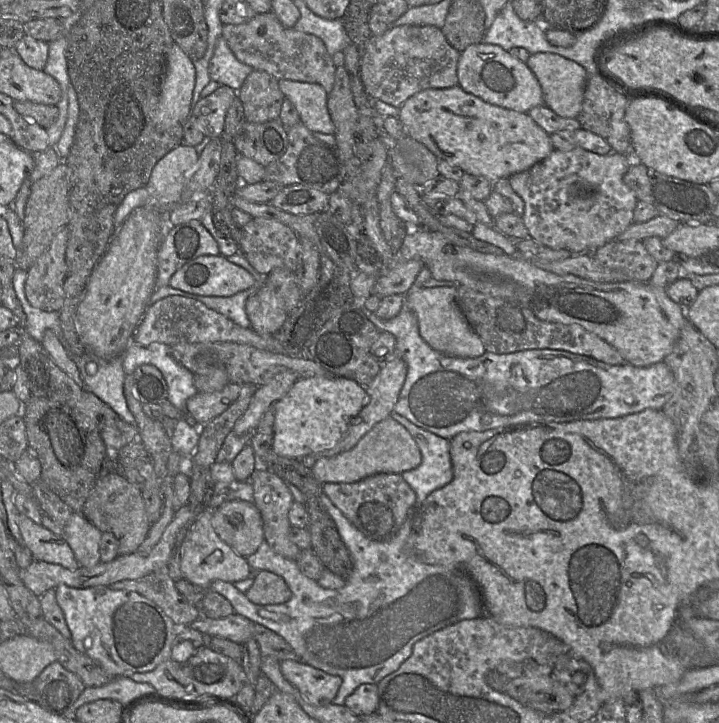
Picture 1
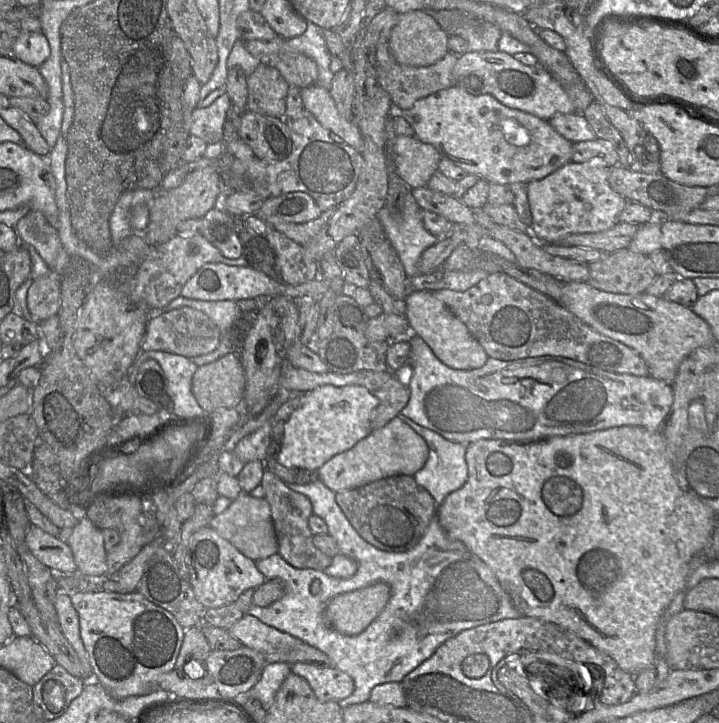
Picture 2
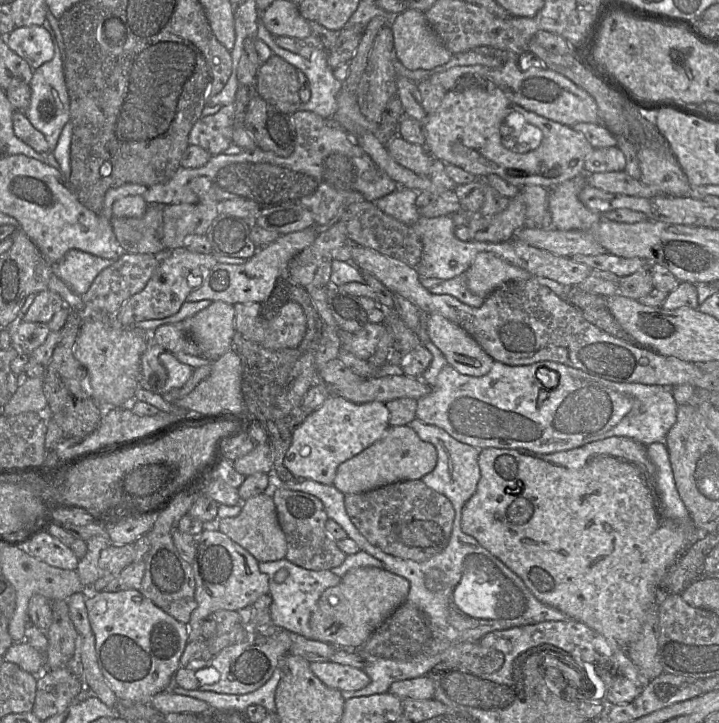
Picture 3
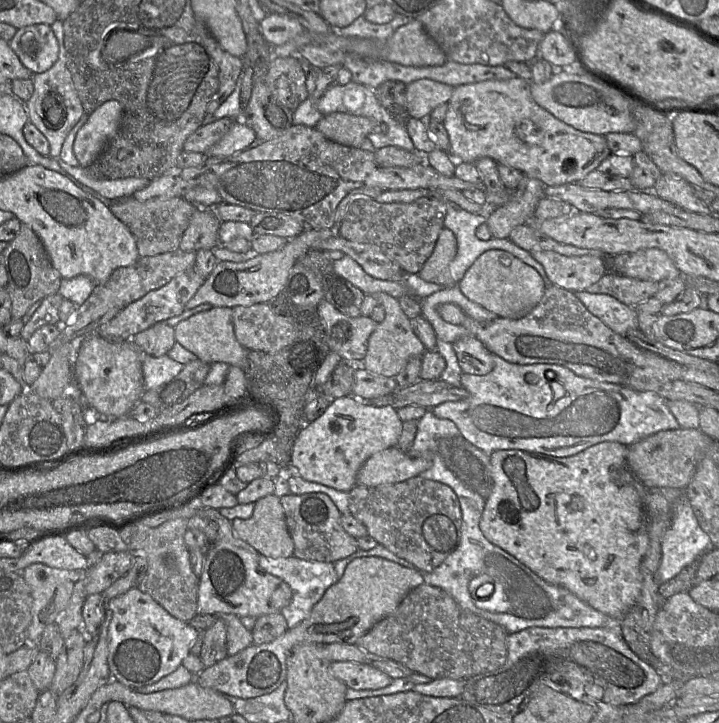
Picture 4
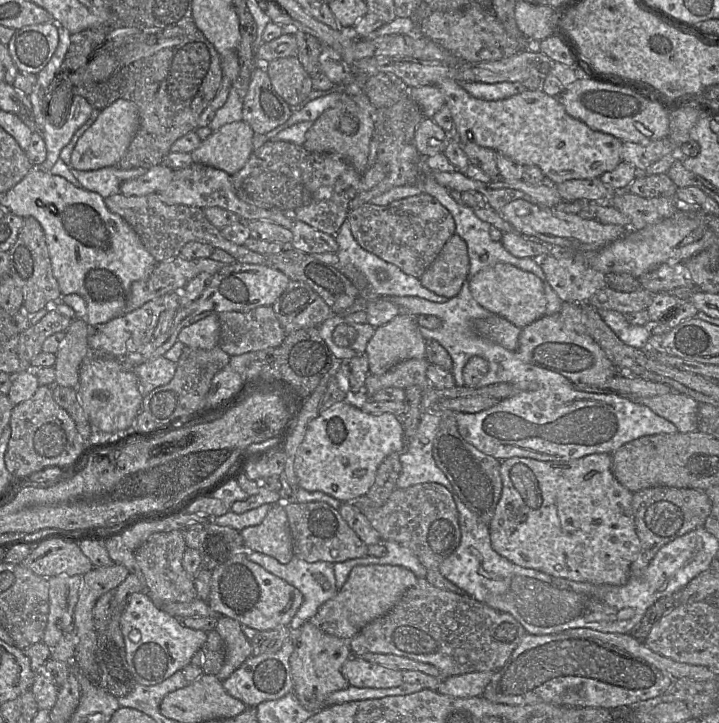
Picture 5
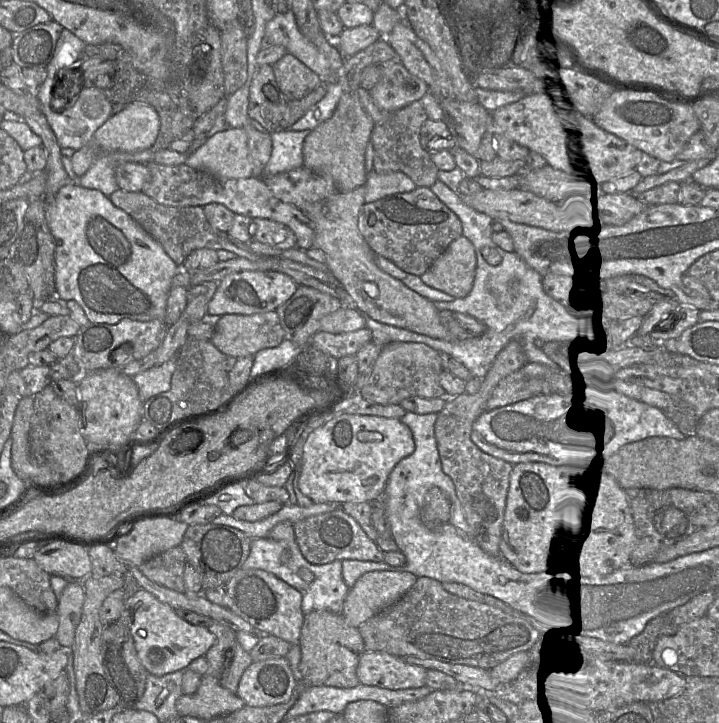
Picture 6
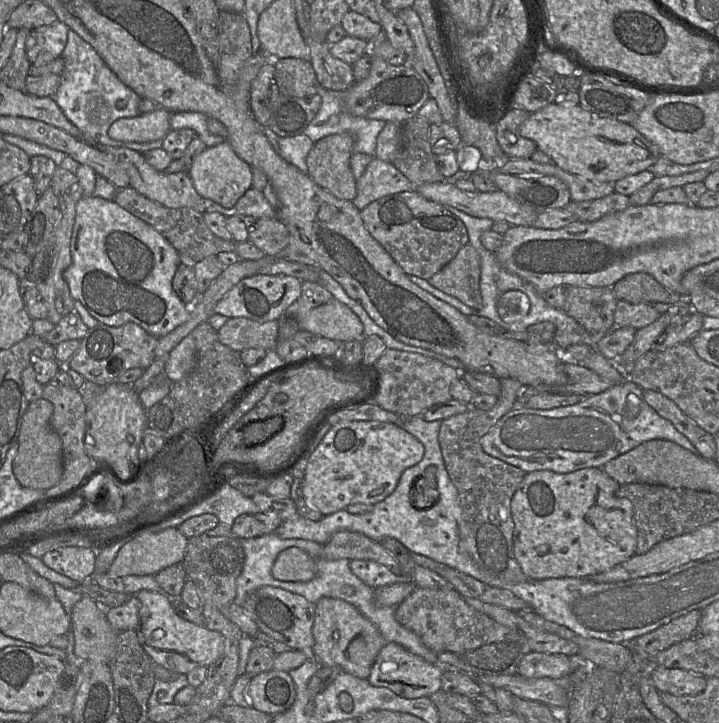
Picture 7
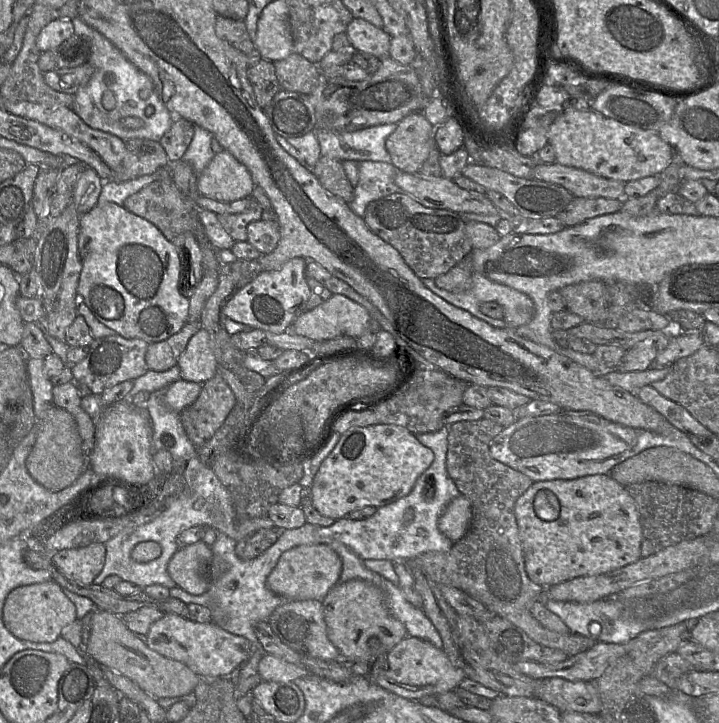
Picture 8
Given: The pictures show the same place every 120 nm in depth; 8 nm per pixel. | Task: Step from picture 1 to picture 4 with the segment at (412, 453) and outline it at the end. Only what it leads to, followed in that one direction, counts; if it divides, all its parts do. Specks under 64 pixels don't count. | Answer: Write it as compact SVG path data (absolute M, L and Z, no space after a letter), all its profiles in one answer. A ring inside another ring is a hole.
M390 447L369 457L357 473L357 485L375 487L395 484L418 476L432 465L430 456L412 457Z

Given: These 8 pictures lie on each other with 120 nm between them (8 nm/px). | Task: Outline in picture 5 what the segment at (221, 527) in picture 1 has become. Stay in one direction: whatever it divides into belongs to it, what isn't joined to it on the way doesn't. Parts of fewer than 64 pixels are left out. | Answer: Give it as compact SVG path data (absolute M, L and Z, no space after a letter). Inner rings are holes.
M281 499L277 503L269 504L274 504L274 506L269 510L264 520L256 526L244 528L240 533L246 544L247 551L257 551L275 558L282 564L287 564L294 557L294 546L285 505L282 504Z

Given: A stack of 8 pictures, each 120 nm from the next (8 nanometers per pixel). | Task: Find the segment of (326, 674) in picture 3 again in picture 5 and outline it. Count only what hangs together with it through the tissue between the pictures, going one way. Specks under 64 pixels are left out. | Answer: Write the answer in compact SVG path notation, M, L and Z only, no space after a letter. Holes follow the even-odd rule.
M360 657L349 658L341 672L350 686L359 688L392 688L401 685L402 671L369 662Z

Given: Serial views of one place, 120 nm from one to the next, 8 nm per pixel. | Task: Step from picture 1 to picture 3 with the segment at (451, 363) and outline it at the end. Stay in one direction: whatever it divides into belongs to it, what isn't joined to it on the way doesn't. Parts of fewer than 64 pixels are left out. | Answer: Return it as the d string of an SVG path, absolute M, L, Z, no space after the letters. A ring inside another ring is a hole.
M548 360L520 366L493 361L491 370L483 376L464 375L449 364L444 366L432 391L417 400L416 418L445 430L456 440L479 450L527 449L539 454L551 454L612 436L631 438L647 448L665 440L677 419L678 406L671 389L660 385L613 382Z

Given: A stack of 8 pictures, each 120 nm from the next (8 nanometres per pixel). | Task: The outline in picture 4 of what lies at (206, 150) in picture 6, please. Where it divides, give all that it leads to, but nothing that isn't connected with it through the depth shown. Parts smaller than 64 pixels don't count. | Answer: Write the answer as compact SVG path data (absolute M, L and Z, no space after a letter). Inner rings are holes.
M236 120L228 132L209 149L206 155L207 157L228 157L253 148L260 143L262 141L257 139L253 129L247 126L243 120Z

